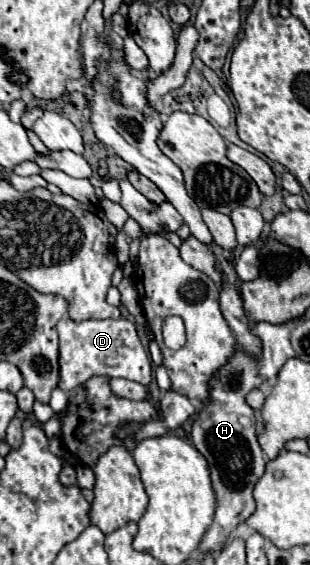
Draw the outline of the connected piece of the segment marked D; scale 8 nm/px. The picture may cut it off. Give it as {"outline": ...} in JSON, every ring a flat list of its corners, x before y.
{"outline":[[62,317,58,323,60,335,60,389,72,393,76,387,86,383,90,377,124,377,140,385,152,381,152,361,142,345,136,325,124,317,104,321,72,321]]}

